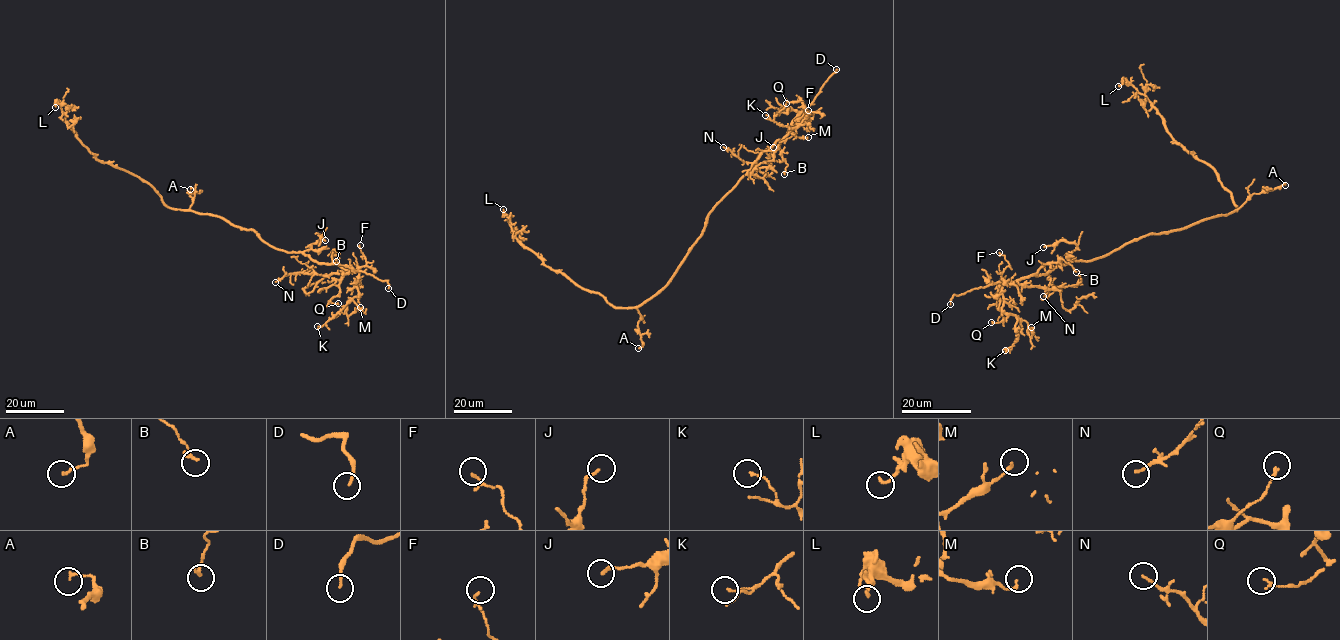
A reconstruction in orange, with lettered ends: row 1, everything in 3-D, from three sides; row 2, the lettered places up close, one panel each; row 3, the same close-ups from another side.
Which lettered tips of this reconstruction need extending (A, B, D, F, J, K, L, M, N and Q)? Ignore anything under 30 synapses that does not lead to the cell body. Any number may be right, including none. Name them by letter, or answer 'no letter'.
D

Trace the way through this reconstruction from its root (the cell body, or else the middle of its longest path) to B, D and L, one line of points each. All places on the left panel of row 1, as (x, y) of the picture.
B: (237, 226), (252, 229), (272, 246), (301, 252), (319, 263), (330, 264), (338, 250), (336, 261)
D: (237, 226), (252, 229), (265, 242), (285, 251), (301, 252), (319, 263), (336, 264), (386, 280), (388, 288)
L: (237, 226), (218, 216), (168, 208), (147, 183), (99, 160), (65, 120), (61, 105), (57, 103), (55, 107)

